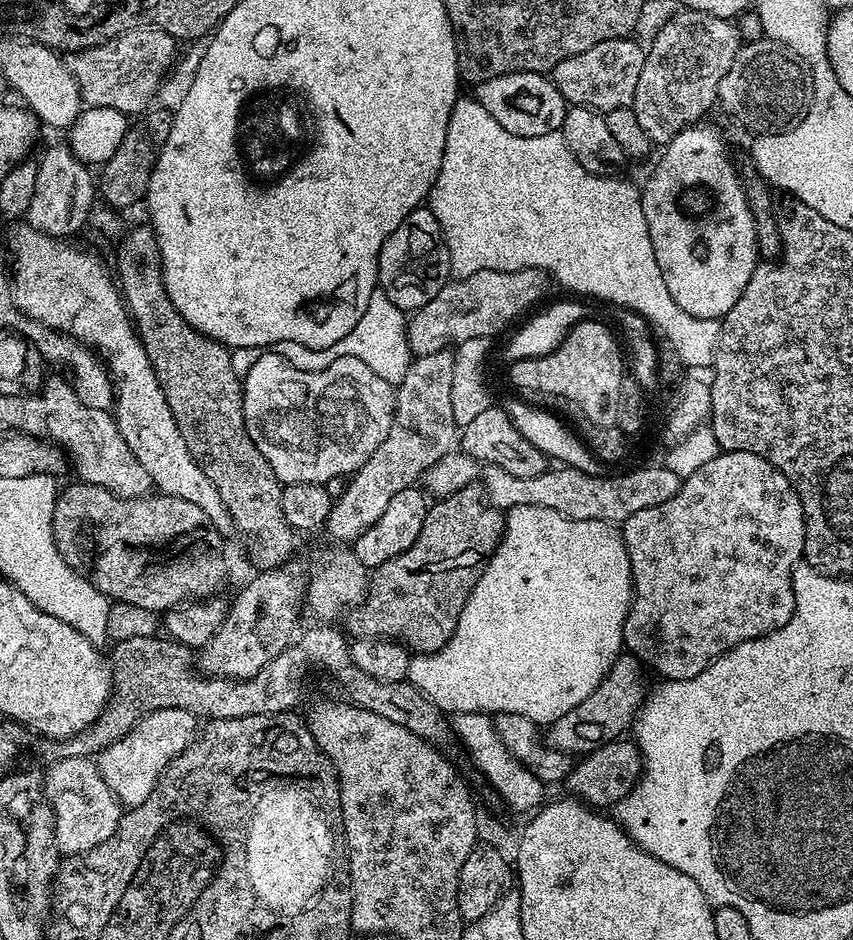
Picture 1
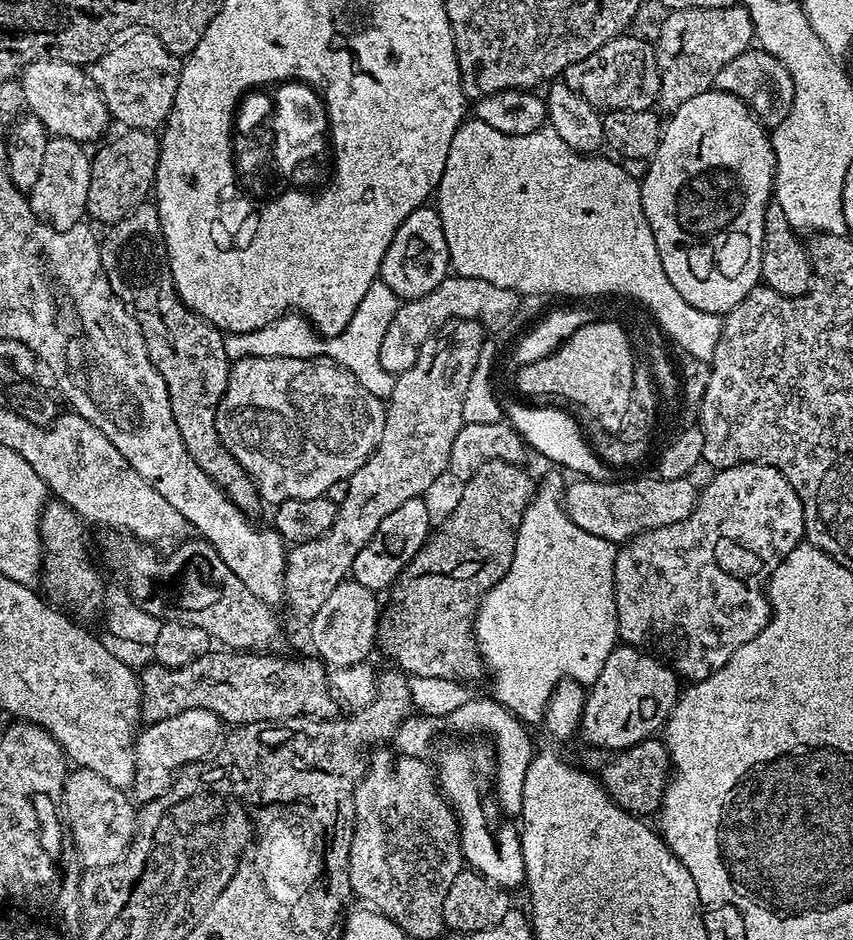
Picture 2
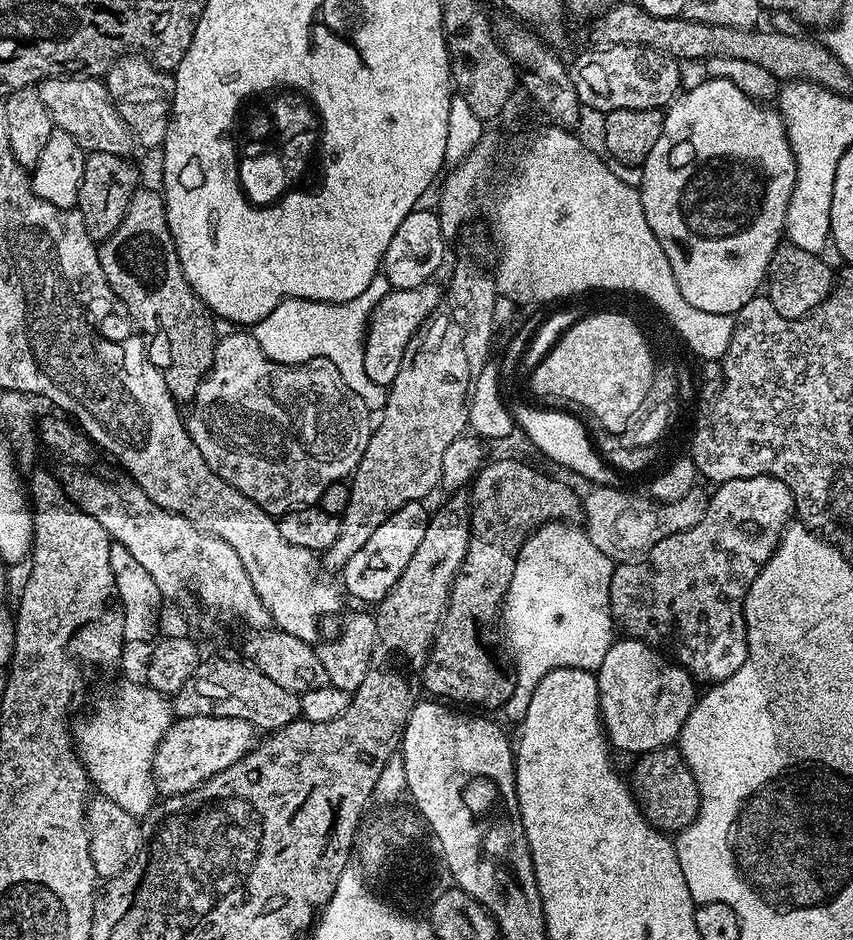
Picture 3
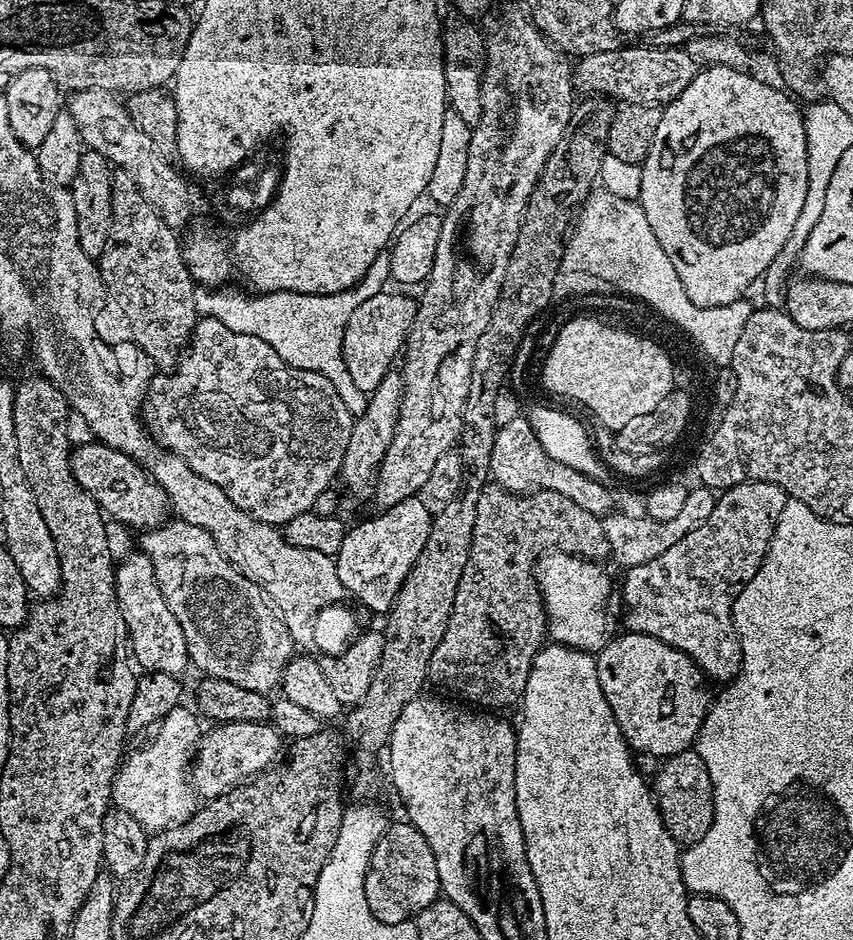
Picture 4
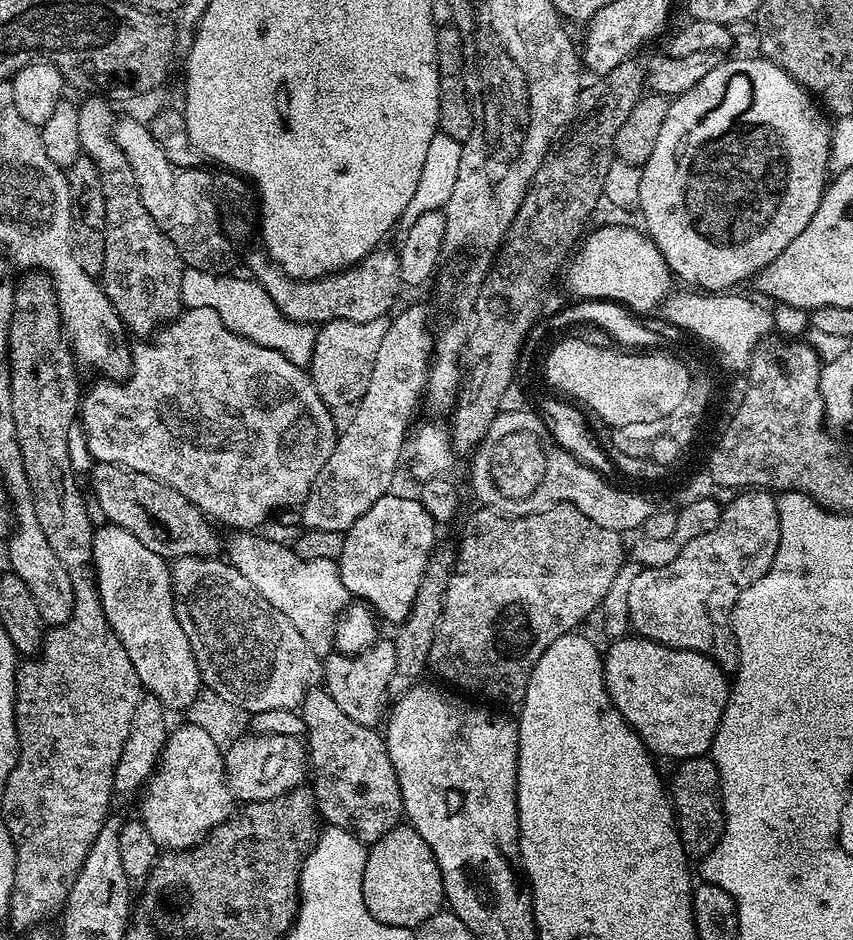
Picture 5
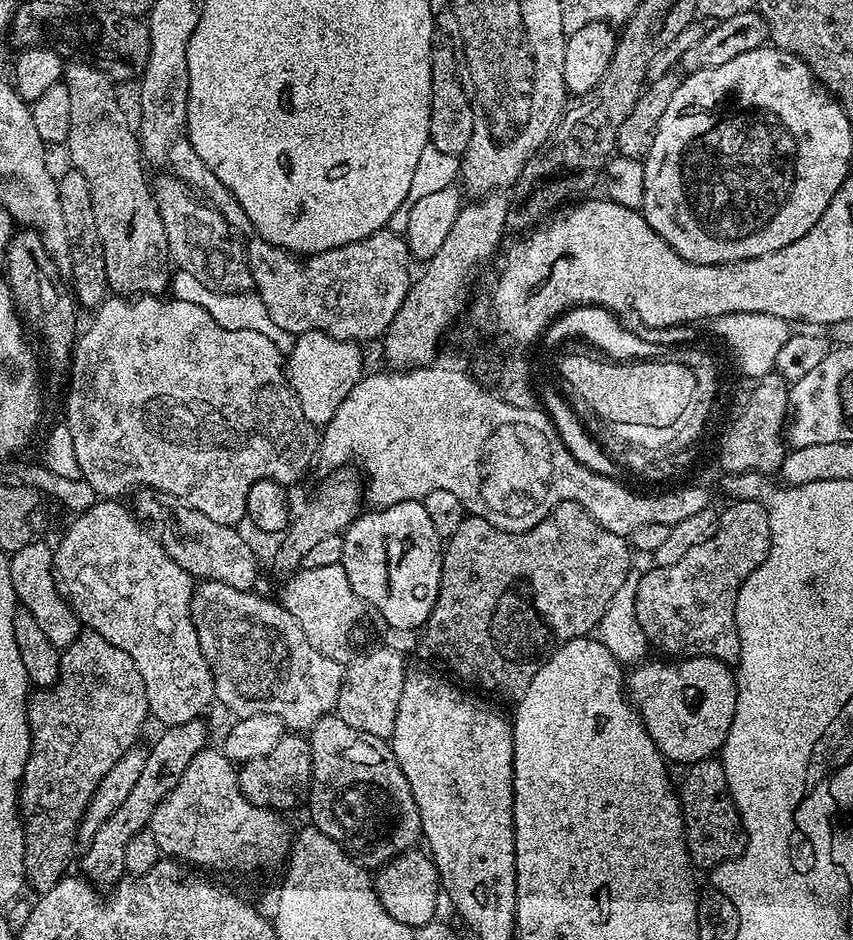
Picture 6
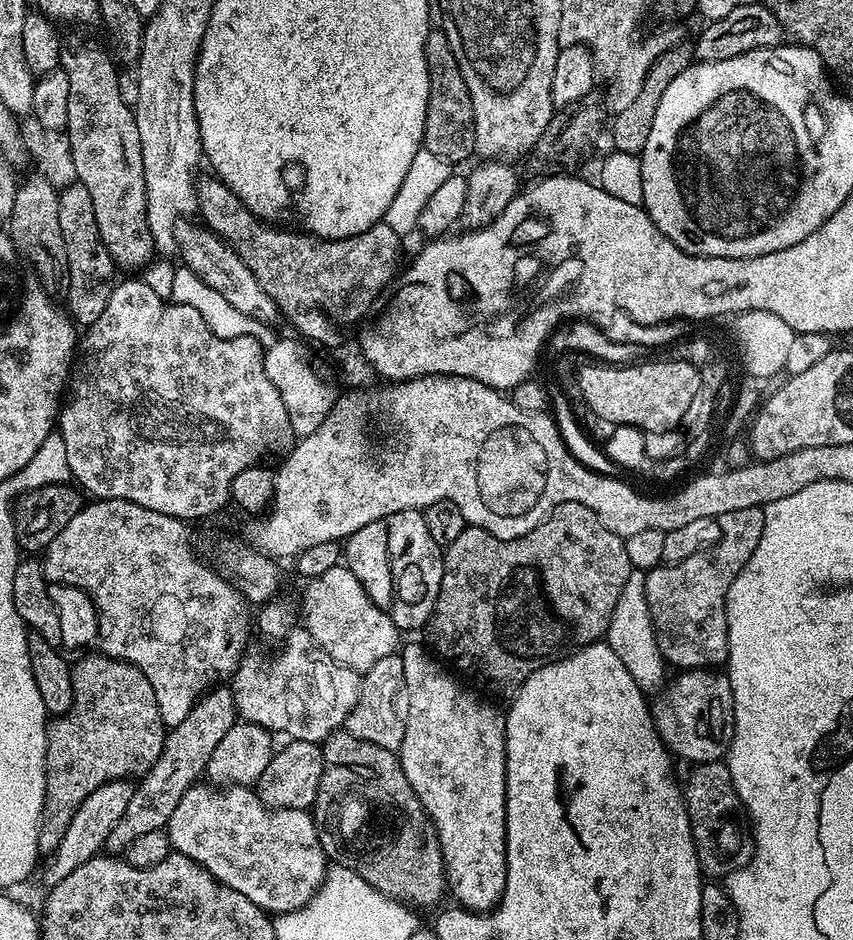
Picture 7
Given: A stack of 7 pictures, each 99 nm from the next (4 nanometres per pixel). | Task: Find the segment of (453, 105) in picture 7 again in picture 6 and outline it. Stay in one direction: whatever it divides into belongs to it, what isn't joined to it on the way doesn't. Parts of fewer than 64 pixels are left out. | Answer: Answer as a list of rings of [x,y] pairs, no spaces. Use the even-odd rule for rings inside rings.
[[[439,30],[432,33],[430,86],[432,87],[432,105],[430,106],[428,138],[431,147],[437,148],[442,154],[463,157],[465,150],[470,146],[470,134],[474,134],[474,110],[460,81],[460,71],[452,40],[446,33]]]

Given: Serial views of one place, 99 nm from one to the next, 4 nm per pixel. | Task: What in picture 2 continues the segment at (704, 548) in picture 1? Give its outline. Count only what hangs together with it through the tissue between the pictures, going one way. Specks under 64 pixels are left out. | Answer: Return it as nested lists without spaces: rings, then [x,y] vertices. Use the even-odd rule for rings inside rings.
[[[739,464],[719,469],[713,476],[716,477],[705,488],[699,489],[694,510],[686,518],[682,518],[682,522],[674,522],[668,526],[638,534],[617,551],[614,562],[617,637],[627,647],[638,648],[641,652],[646,652],[655,659],[661,660],[676,673],[677,677],[684,679],[685,676],[684,680],[688,682],[705,680],[707,676],[714,674],[722,666],[726,666],[734,650],[746,646],[750,638],[754,638],[767,626],[769,620],[772,619],[772,605],[768,603],[766,585],[772,579],[776,567],[786,558],[786,554],[790,554],[790,550],[797,548],[805,539],[802,502],[794,486],[790,486],[790,482],[786,482],[786,478],[778,470],[774,470],[774,466]]]

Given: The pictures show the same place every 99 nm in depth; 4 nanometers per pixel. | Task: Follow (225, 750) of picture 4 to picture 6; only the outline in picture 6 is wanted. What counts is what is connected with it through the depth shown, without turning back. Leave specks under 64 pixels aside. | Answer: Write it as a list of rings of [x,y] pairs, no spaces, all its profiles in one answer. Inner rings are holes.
[[[285,734],[265,757],[241,763],[238,768],[240,788],[256,807],[271,810],[296,808],[305,803],[312,786],[312,745],[300,734]]]

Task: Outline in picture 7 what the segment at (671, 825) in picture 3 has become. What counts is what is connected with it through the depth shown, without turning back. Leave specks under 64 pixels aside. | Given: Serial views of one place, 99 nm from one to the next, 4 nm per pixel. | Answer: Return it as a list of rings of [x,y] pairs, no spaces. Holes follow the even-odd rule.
[[[715,760],[695,765],[682,791],[701,869],[712,875],[709,877],[727,878],[731,872],[751,862],[756,852],[754,829],[751,823],[746,822],[746,813],[738,798],[738,790],[734,790],[727,763]]]

